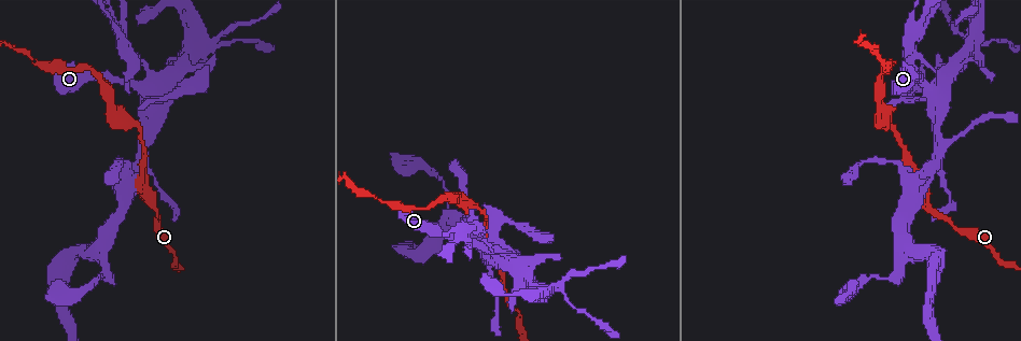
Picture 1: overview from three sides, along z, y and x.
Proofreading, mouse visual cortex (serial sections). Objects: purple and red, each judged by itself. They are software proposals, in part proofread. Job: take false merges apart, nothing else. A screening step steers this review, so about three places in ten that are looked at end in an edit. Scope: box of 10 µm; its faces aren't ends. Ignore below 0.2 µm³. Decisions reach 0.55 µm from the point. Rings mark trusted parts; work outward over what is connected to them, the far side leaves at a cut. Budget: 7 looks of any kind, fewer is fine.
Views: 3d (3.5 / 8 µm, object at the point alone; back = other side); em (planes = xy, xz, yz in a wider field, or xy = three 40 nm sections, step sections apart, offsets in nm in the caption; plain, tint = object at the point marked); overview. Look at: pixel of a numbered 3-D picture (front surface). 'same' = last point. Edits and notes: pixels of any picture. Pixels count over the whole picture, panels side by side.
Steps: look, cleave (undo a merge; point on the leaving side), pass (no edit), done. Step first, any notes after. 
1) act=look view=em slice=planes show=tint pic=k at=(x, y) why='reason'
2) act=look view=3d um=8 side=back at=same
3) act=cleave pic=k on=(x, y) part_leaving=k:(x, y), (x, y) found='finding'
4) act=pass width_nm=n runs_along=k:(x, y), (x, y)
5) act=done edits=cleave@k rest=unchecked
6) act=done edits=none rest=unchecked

act=look view=3d um=3.5 side=back pic=1 at=(933, 97) why='small branch off a trunk'

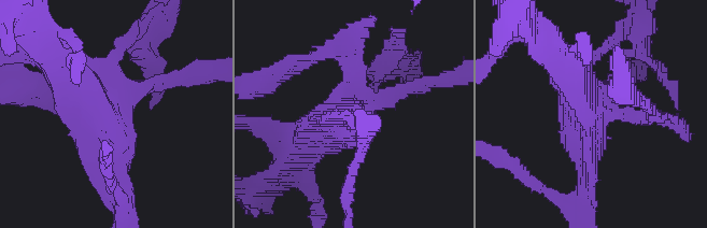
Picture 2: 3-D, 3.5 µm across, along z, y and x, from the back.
act=look view=em slice=xy step=2 show=plain pic=2 at=(597, 109) why='need the tissue'

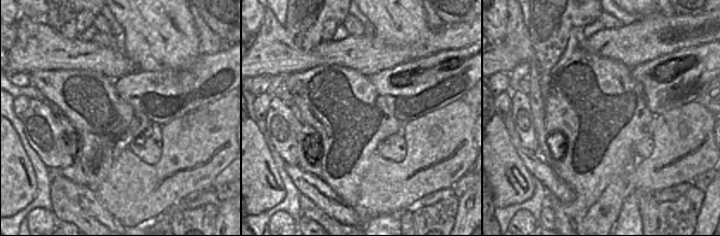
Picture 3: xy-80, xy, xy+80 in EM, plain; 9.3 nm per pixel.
act=look view=em slice=xy step=2 show=tint at=same

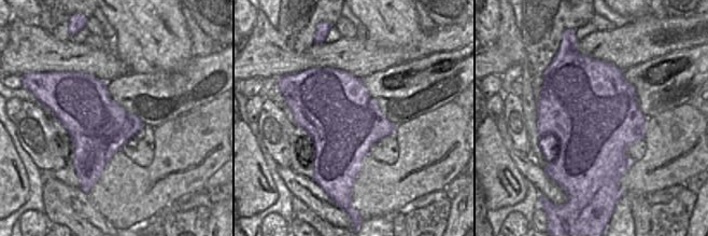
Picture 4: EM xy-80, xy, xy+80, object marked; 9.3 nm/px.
act=pass found='one cell here'

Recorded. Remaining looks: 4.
act=look view=3d um=3.5 pic=1 at=(75, 251) why='sharp bend'

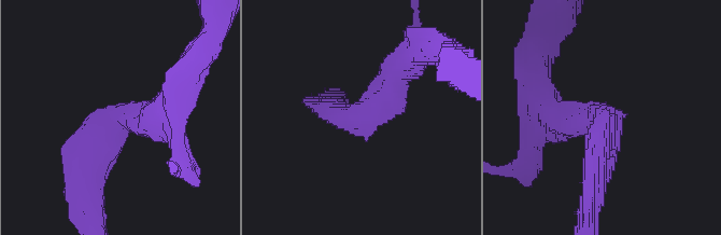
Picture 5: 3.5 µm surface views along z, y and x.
act=look view=em slice=xy step=5 show=tint pic=5 at=(114, 119) arm_widths_nm=300,450

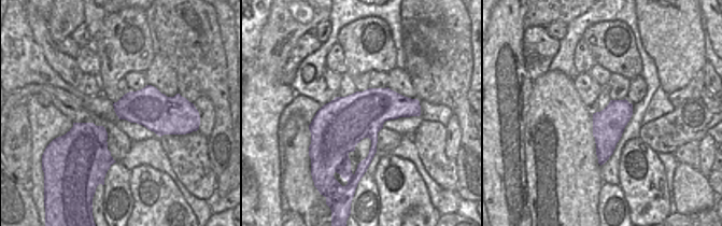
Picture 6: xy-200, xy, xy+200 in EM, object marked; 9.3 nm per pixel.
act=pass runs_along=5:(161, 115), (118, 115), (85, 178) found='all the same cell'

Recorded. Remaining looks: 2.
act=look view=3d um=3.5 pic=1 at=(880, 61) why='thin neck'

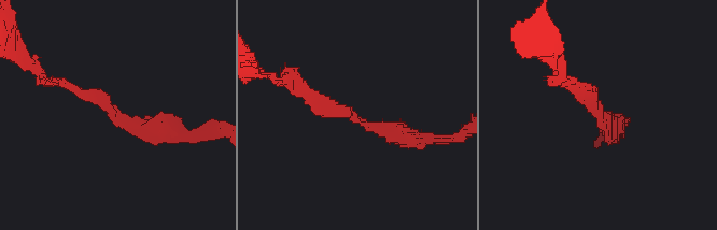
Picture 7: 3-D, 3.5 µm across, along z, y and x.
act=look view=em slice=planes show=tint pic=7 at=(355, 117) why='now the EM'

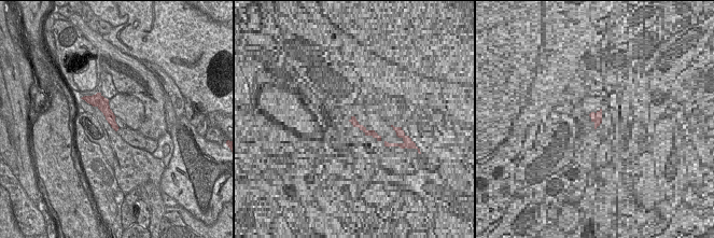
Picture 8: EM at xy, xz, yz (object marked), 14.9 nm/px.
act=pass found='all the same cell'

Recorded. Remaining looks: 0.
act=done edits=none rest=unchecked

